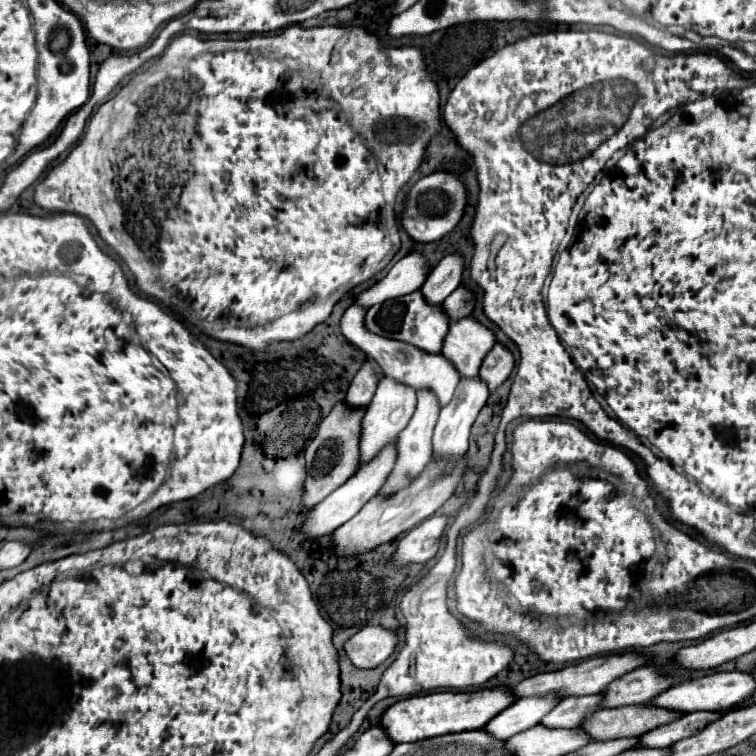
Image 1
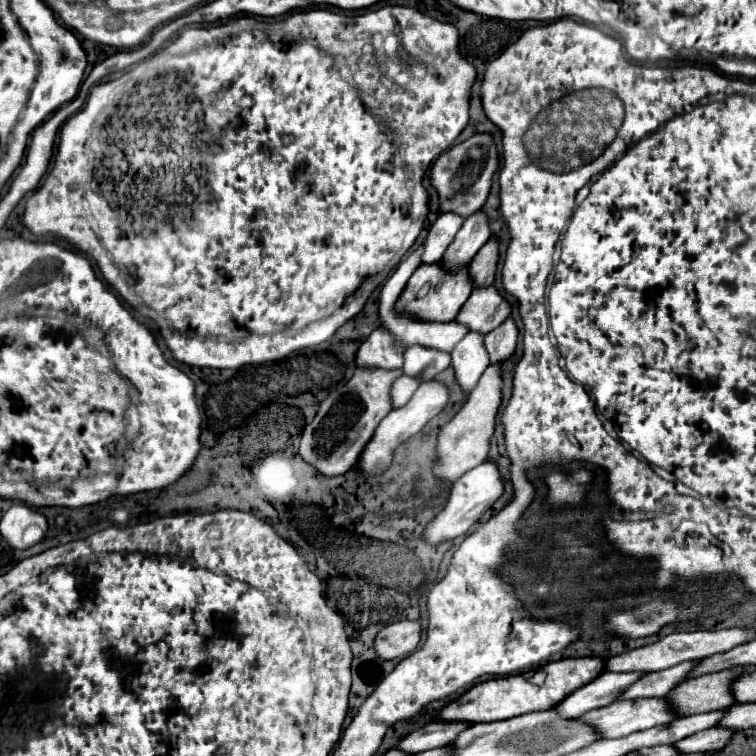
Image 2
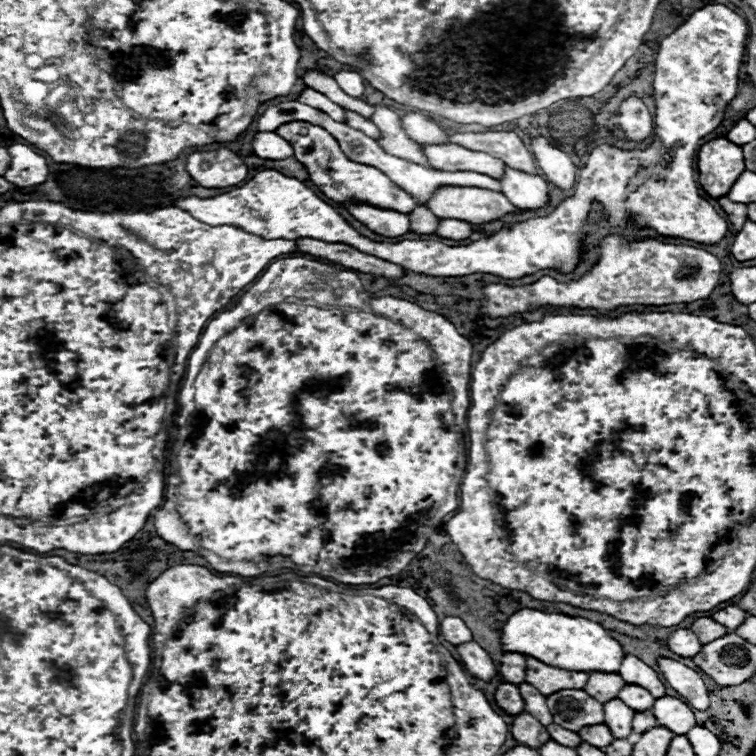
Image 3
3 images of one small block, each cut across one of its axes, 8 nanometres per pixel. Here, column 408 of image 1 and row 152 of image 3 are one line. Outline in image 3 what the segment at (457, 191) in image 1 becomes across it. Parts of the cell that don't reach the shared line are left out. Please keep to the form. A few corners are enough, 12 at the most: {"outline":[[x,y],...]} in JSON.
{"outline":[[232,150],[188,154],[186,172],[204,188],[244,182],[248,166]]}

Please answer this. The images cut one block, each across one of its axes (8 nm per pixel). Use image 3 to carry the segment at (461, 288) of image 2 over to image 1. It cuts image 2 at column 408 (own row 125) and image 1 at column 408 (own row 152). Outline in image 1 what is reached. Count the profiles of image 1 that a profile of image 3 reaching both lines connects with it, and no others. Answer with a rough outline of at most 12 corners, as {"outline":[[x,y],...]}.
{"outline":[[422,294],[368,308],[364,326],[382,338],[440,354],[450,324]]}

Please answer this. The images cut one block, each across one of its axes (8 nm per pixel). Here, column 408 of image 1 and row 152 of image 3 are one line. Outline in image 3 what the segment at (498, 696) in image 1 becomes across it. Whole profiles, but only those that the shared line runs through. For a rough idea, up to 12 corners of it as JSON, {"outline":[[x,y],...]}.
{"outline":[[714,138],[698,150],[698,182],[728,194],[744,172],[742,148]]}

